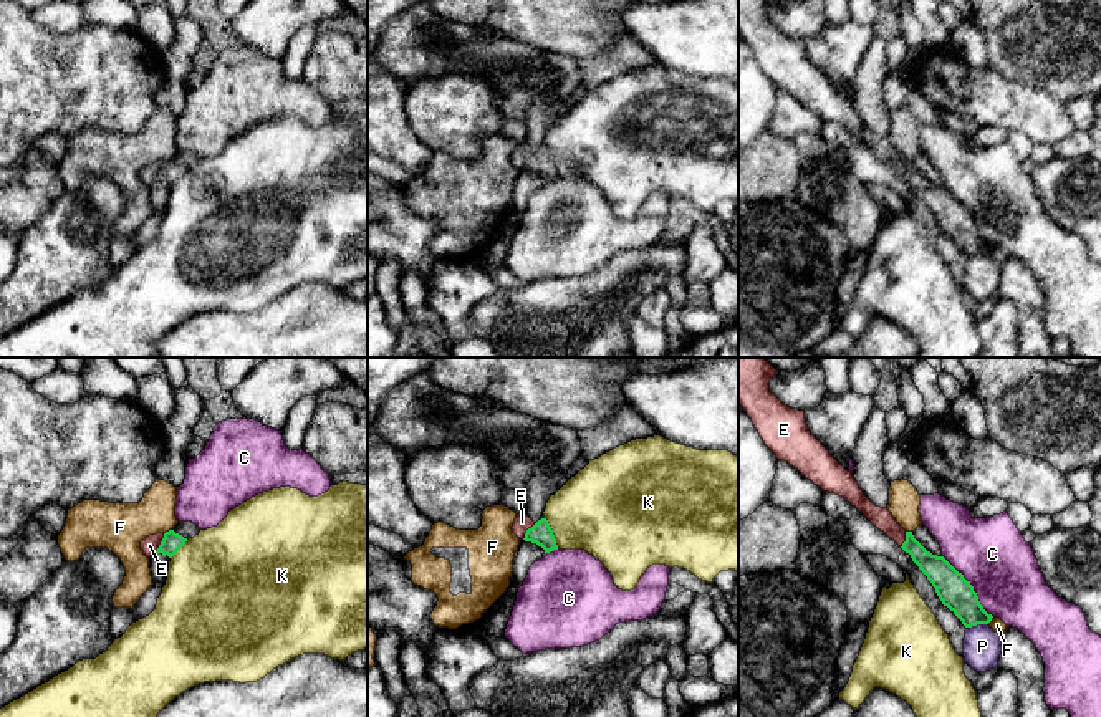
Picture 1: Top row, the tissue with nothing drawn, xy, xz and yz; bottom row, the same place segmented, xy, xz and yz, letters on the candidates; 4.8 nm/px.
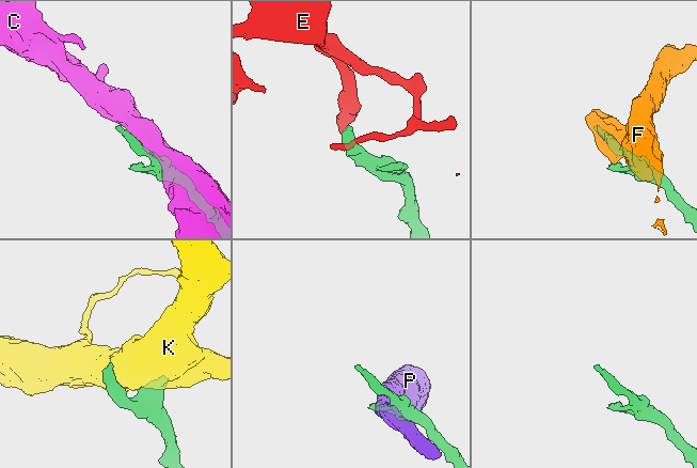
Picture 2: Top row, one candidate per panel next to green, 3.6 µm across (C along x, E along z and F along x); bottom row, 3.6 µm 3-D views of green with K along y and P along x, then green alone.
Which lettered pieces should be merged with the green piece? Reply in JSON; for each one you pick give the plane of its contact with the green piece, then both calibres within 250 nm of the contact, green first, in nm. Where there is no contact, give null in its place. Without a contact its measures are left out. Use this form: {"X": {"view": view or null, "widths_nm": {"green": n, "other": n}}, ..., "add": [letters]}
{"E": {"view": "xy", "widths_nm": {"green": 100, "other": 90}}, "add": ["E"]}

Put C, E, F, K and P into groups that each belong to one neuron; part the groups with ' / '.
C / E / F / K / P

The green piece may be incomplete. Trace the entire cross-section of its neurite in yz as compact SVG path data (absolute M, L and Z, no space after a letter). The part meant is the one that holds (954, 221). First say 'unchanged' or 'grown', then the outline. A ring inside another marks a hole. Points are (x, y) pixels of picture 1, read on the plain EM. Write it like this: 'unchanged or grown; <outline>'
grown; M738 0L738 33L752 48L765 75L778 89L788 91L823 121L836 123L856 136L876 157L894 169L927 205L944 235L965 257L988 253L988 243L970 210L944 185L927 180L906 161L887 137L876 136L859 118L853 101L846 99L811 63L805 40L785 35L770 22L776 0Z

